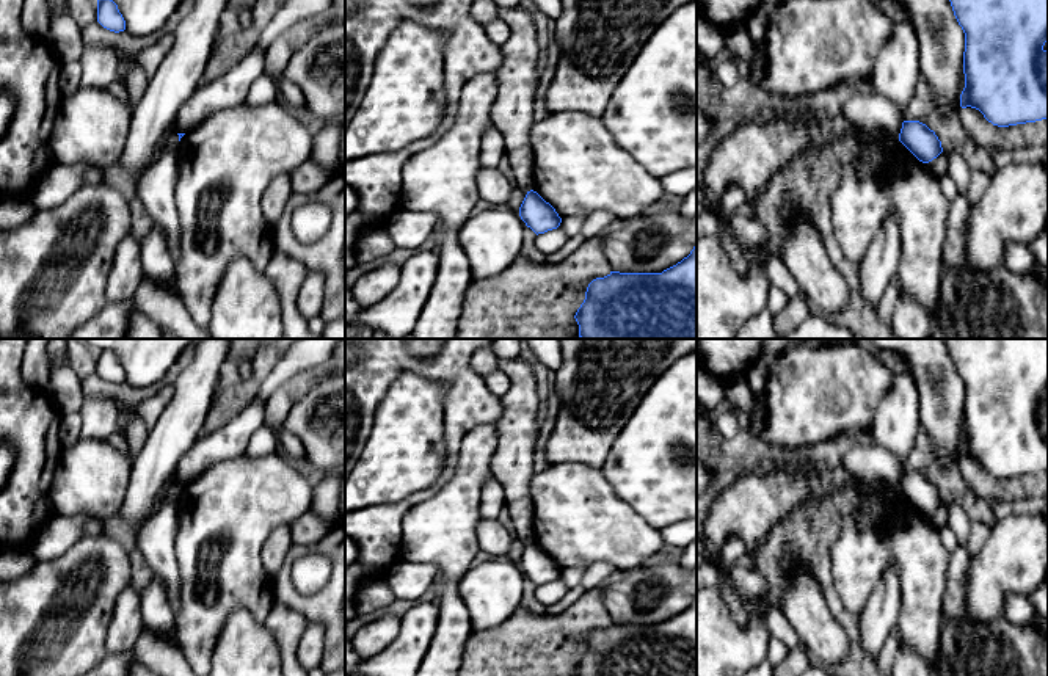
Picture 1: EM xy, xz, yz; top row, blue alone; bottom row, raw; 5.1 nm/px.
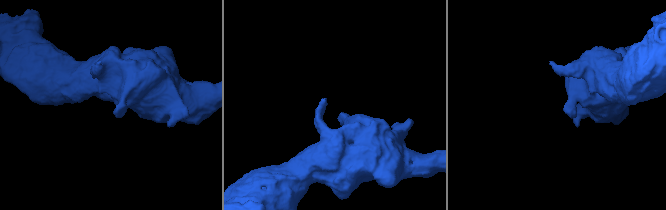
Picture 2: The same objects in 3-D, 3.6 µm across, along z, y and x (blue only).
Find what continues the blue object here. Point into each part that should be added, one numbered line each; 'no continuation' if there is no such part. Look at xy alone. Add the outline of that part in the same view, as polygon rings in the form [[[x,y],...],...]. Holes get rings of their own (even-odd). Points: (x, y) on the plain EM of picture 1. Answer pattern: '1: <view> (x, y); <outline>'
no continuation

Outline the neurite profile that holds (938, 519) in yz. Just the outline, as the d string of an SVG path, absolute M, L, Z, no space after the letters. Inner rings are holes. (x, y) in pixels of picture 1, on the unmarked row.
M941 503L937 510L926 514L929 524L933 530L941 532L943 529L949 527L949 508L946 503Z

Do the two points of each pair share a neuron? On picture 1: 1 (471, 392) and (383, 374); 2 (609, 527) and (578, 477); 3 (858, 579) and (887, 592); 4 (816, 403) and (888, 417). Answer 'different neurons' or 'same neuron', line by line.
1: same neuron
2: same neuron
3: different neurons
4: different neurons

